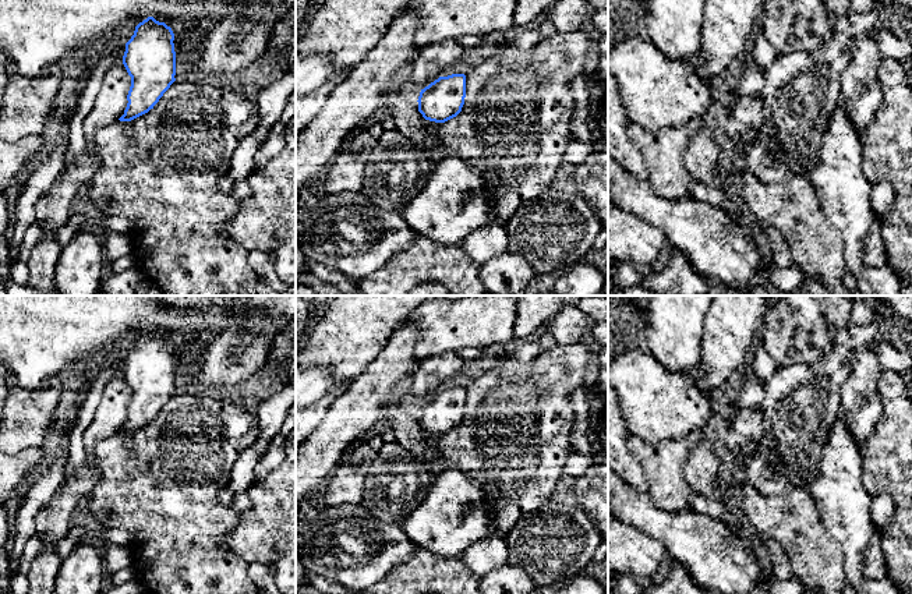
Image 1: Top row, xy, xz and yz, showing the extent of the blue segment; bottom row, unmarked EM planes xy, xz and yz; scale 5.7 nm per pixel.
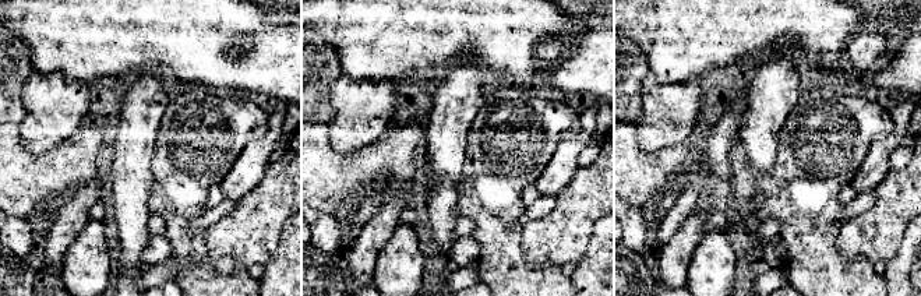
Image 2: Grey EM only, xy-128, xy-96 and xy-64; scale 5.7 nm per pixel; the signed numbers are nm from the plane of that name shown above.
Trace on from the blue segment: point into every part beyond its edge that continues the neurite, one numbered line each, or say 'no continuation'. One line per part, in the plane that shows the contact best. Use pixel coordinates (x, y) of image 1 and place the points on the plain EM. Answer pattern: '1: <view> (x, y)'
no continuation

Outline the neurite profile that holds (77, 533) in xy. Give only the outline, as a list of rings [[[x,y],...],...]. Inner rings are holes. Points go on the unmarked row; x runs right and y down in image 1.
[[[74,523],[68,534],[57,544],[57,555],[60,561],[64,561],[82,538],[91,537],[96,531],[95,526],[82,527]]]

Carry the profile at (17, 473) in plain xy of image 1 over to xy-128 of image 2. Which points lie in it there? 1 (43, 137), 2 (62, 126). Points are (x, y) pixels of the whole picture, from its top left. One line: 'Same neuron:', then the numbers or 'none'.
Same neuron: none

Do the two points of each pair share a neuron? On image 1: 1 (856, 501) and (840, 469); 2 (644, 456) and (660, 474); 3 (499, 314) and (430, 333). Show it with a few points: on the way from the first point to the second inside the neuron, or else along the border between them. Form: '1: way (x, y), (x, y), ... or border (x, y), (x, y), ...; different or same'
1: way (848, 492), (841, 485), (841, 477); same
2: way (649, 460), (658, 470); same
3: way (483, 318), (446, 325); same

